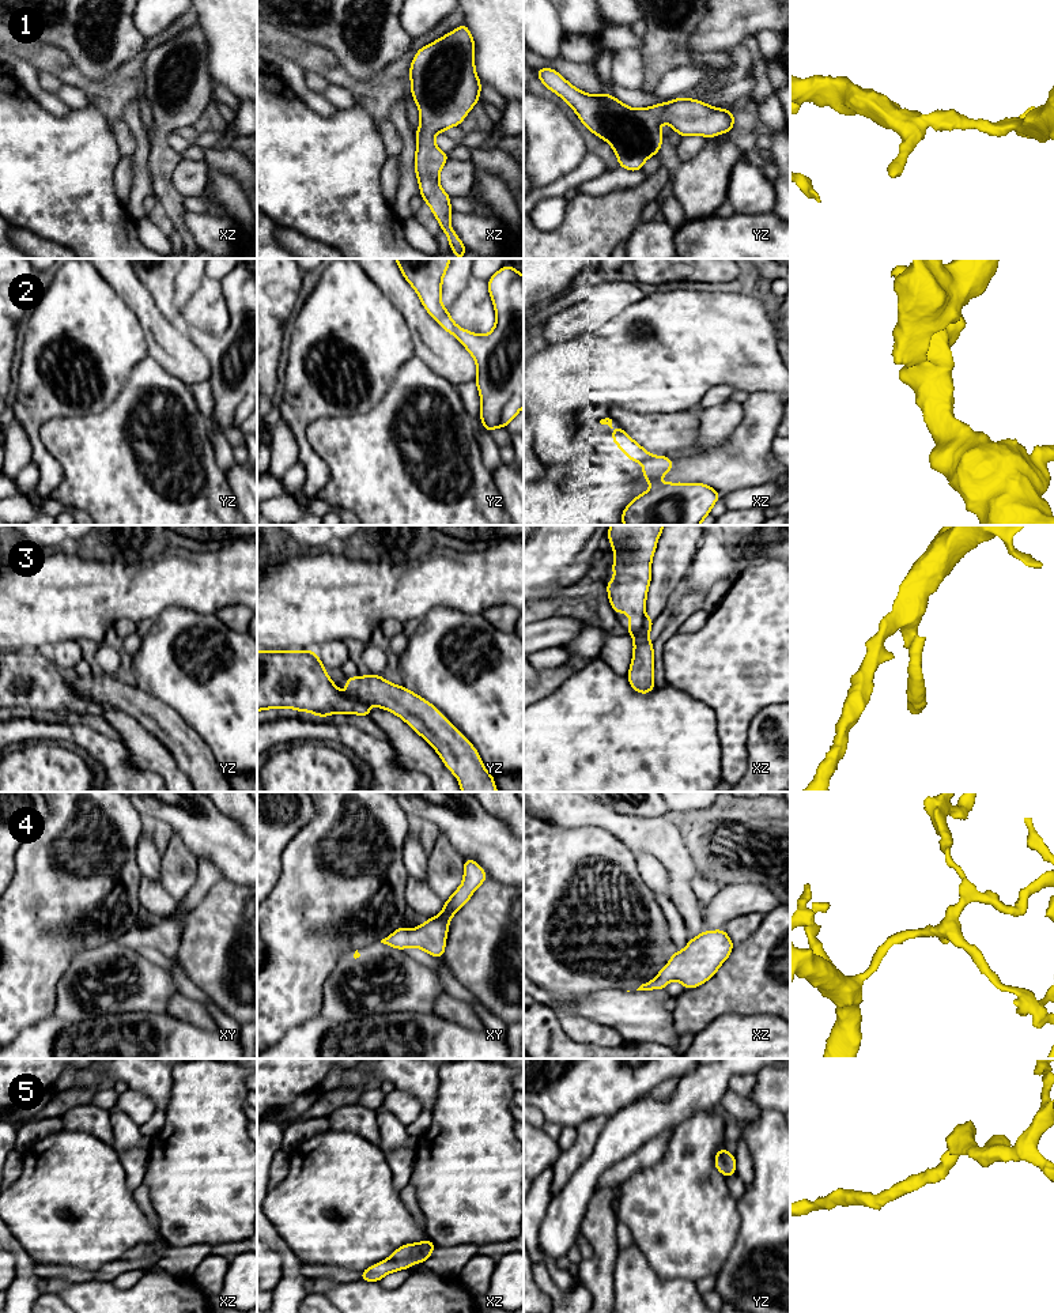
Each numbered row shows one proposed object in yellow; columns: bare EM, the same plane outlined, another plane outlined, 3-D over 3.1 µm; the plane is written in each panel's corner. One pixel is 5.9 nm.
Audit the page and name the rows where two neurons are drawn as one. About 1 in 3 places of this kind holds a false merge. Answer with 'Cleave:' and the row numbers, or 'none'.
Cleave: 3

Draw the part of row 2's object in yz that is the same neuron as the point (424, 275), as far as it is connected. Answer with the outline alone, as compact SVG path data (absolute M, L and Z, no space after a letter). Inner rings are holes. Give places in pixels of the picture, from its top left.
M394 259L405 280L418 293L427 313L471 352L477 366L475 380L481 405L480 419L484 430L507 427L524 407L524 276L511 265L502 267L487 280L494 302L496 322L488 335L477 335L460 328L441 303L442 279L450 259Z

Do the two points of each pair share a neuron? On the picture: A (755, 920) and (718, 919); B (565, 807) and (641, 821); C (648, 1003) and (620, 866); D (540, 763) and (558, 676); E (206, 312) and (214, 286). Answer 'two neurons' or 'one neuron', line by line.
A: two neurons
B: one neuron
C: two neurons
D: two neurons
E: one neuron

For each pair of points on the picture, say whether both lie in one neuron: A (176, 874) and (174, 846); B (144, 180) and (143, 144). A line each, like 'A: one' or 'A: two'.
A: one
B: one

